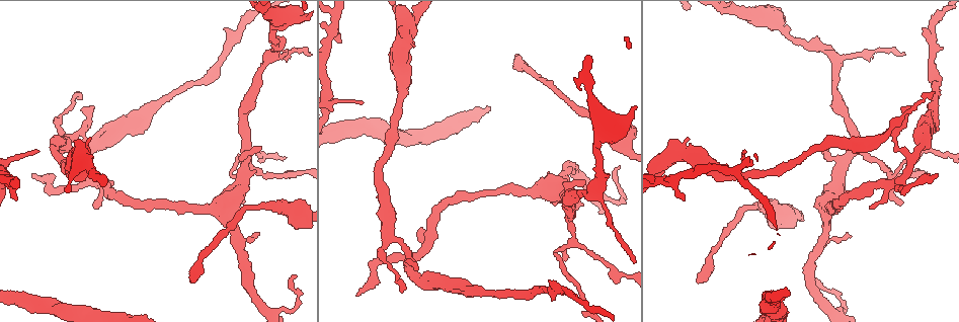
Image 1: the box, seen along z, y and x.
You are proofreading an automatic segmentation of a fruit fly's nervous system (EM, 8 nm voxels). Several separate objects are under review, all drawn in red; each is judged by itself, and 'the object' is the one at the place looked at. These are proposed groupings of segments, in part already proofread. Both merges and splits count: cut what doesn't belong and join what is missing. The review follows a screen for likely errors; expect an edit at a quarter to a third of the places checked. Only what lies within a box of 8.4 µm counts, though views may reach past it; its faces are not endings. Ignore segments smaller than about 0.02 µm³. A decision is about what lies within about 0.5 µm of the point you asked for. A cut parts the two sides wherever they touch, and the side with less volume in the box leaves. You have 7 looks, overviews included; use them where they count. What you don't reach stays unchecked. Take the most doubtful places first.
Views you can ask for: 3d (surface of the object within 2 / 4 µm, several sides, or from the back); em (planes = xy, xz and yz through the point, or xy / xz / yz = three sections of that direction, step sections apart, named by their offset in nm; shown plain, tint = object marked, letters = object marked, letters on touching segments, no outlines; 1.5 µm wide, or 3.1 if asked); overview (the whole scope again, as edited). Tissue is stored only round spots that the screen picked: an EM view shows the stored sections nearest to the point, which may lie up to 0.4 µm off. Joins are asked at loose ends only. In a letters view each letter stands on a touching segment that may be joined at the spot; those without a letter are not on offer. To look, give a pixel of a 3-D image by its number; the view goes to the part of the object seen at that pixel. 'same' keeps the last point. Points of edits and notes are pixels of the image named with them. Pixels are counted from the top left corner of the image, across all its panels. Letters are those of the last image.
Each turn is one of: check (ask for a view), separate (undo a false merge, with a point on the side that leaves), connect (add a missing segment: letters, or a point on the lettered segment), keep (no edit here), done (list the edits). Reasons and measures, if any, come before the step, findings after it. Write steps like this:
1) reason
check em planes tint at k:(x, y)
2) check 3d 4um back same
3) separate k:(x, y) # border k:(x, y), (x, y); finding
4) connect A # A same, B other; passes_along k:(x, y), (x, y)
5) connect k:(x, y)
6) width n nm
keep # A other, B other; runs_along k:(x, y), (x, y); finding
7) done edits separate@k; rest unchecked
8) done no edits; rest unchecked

thin end
check 3d 2um at 1:(518, 54)

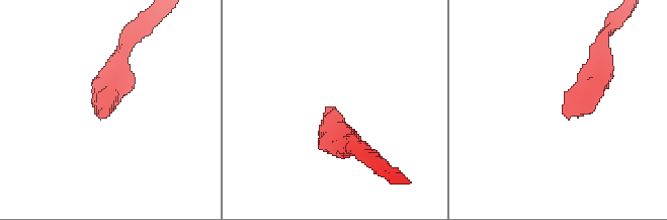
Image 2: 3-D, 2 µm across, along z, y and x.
check em planes letters at 2:(329, 106)

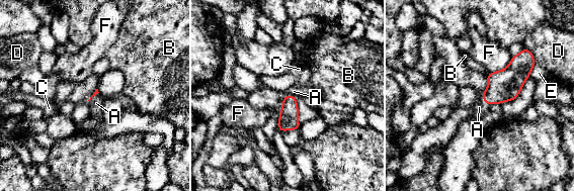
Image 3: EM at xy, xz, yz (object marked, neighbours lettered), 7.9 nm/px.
connect A # A same, B other, C other, D other, E other, F other; passes_along 3:(505, 85), (484, 100), (479, 107); the neuron continues

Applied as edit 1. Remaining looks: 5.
check overview

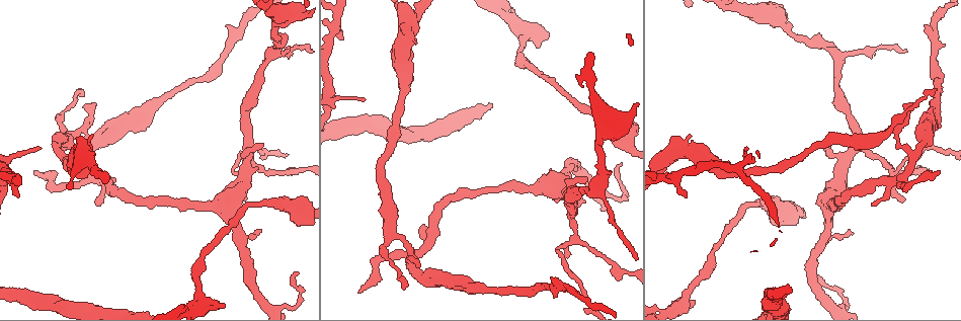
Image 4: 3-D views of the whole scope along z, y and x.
three-way junction
check 3d 4um at 4:(405, 13)

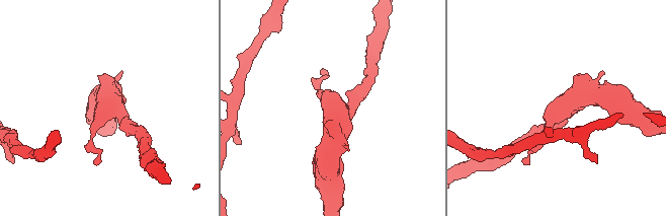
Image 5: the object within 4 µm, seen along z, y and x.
arms 3; shape alone is not enough
check em planes letters at 5:(560, 109)

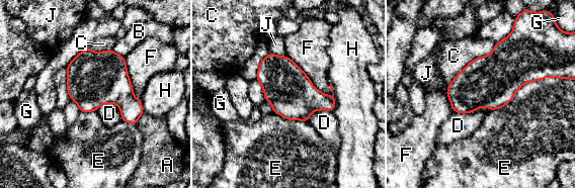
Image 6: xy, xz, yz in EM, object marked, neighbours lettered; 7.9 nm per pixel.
longest_contact E 550 nm
keep # A other, B other, C other, D other, E other, F other, G other, H other, J other; border 6:(489, 109), (454, 112); all the same neuron

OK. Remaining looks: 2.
tapers out
check 3d 4um back at 4:(93, 103)

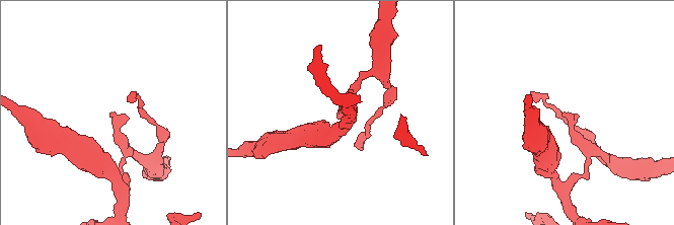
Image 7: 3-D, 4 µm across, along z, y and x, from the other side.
shape alone is not enough
check em planes letters at 7:(110, 112)

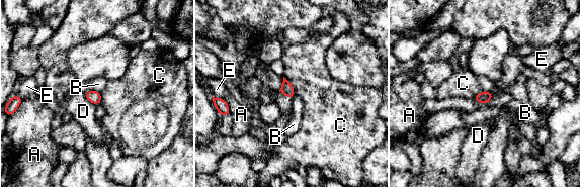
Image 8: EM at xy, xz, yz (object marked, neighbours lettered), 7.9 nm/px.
width 90 nm
keep # A other, B other, C other, D other, E other; border 8:(483, 90), (490, 91), (494, 95); none of them fits

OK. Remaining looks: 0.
done edits connect@3; rest unchecked

